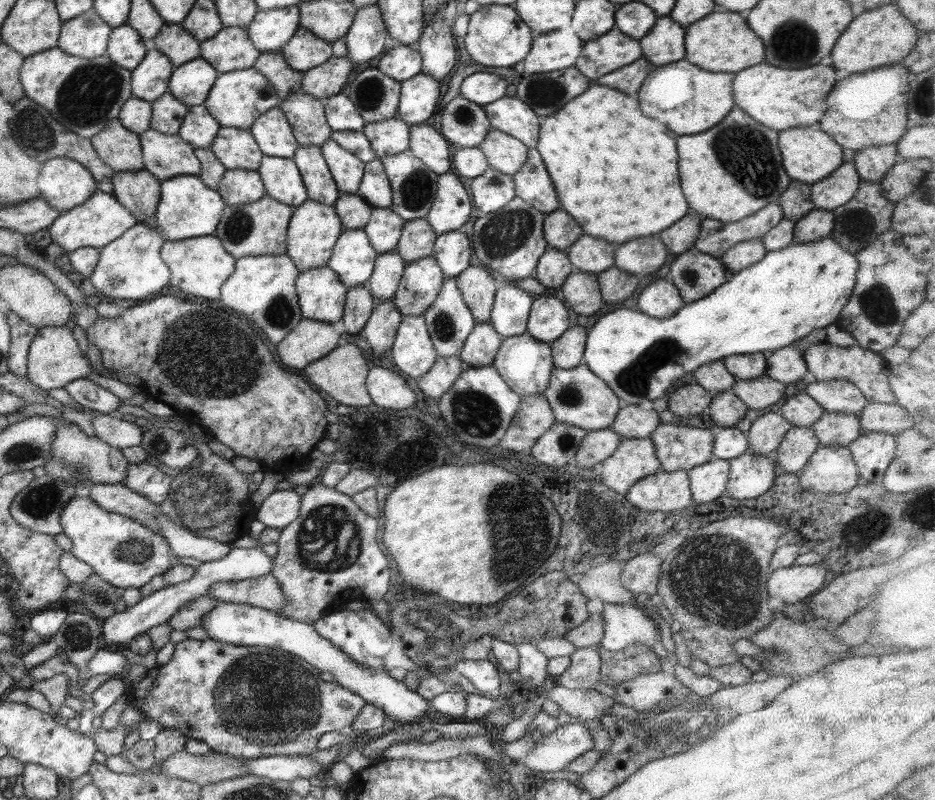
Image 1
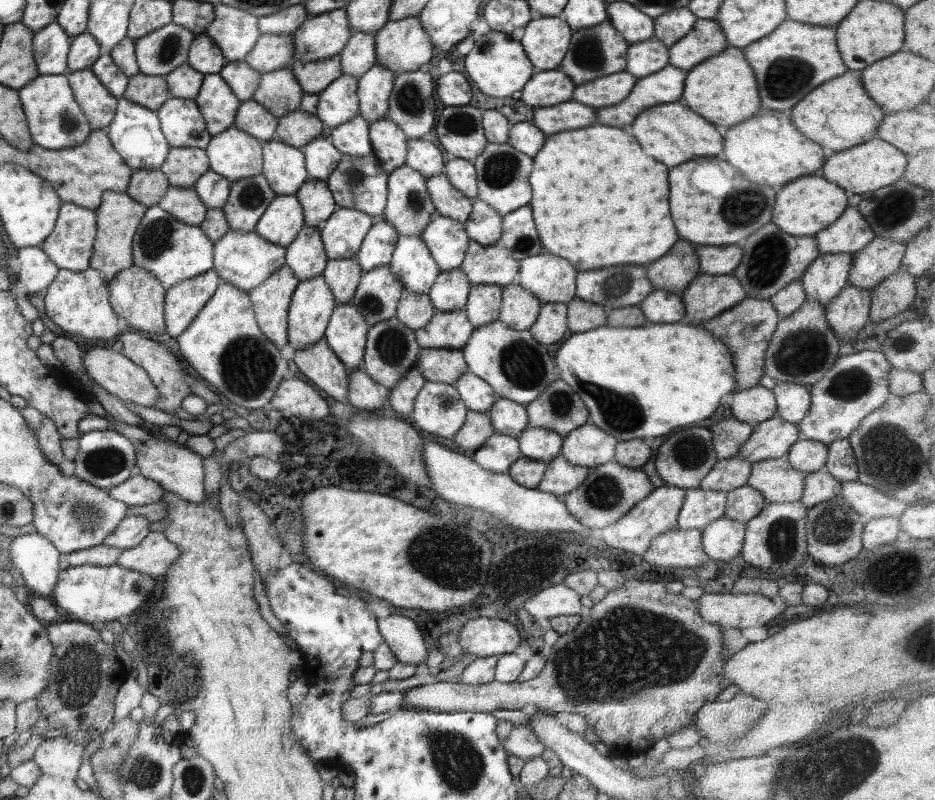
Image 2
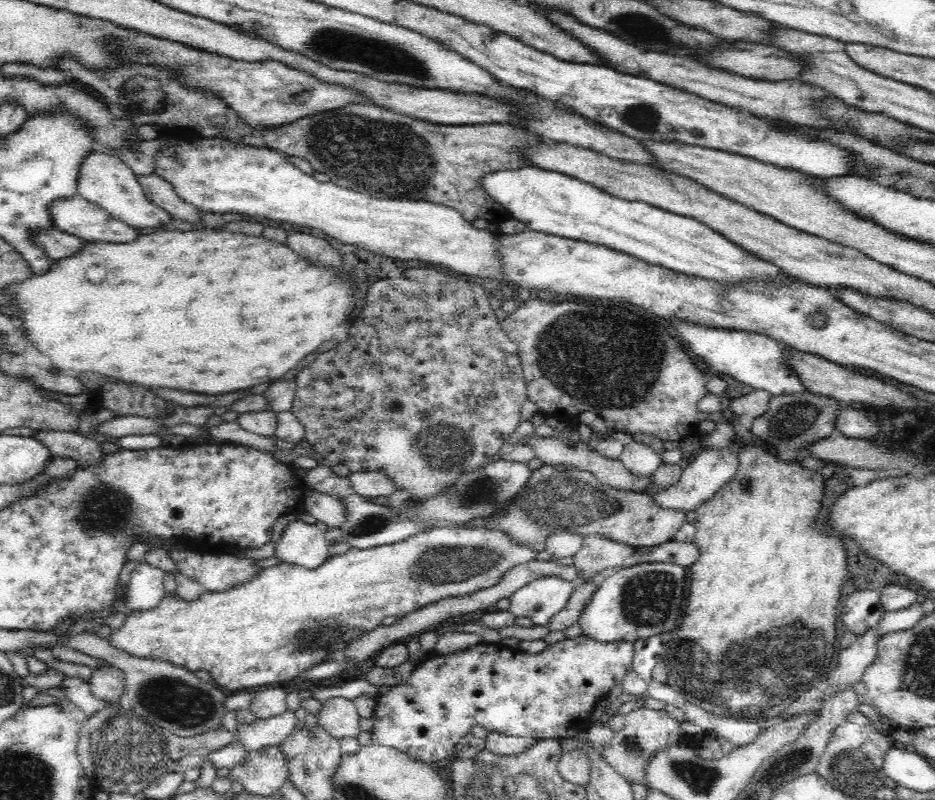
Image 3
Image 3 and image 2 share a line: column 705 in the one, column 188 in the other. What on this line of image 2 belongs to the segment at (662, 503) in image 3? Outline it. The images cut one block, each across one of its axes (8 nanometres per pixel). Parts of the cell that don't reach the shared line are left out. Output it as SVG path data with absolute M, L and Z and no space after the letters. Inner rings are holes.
M149 429L152 438L140 442L132 440L134 450L136 453L136 466L139 467L140 476L145 479L157 482L158 486L166 492L178 497L181 501L198 504L203 498L203 468L201 456L194 454L187 448L179 448L169 446L169 444L157 440L153 434L154 431ZM136 443L136 444L135 444Z

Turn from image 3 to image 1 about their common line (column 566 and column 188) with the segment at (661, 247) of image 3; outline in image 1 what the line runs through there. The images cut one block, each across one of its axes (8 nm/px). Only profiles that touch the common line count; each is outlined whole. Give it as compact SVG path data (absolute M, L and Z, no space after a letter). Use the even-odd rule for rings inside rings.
M198 175L168 178L160 181L160 199L154 214L157 230L169 242L213 235L225 206L220 194L205 186Z

